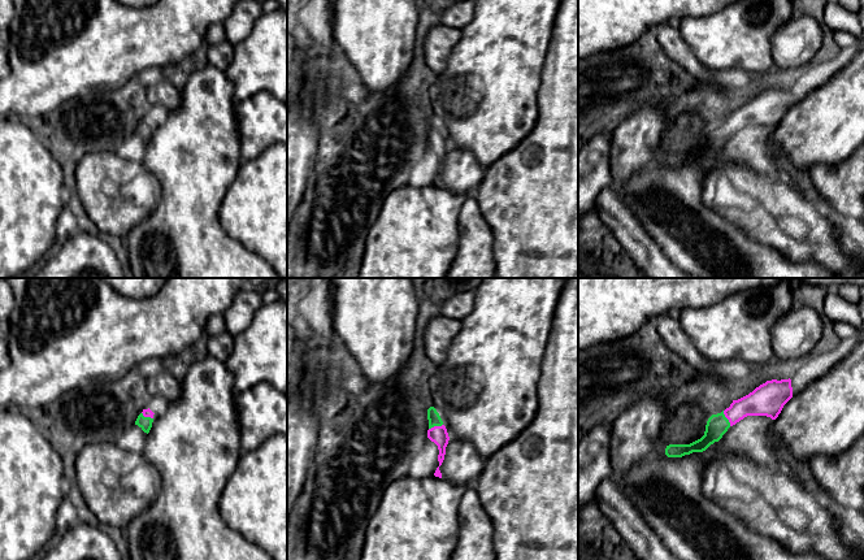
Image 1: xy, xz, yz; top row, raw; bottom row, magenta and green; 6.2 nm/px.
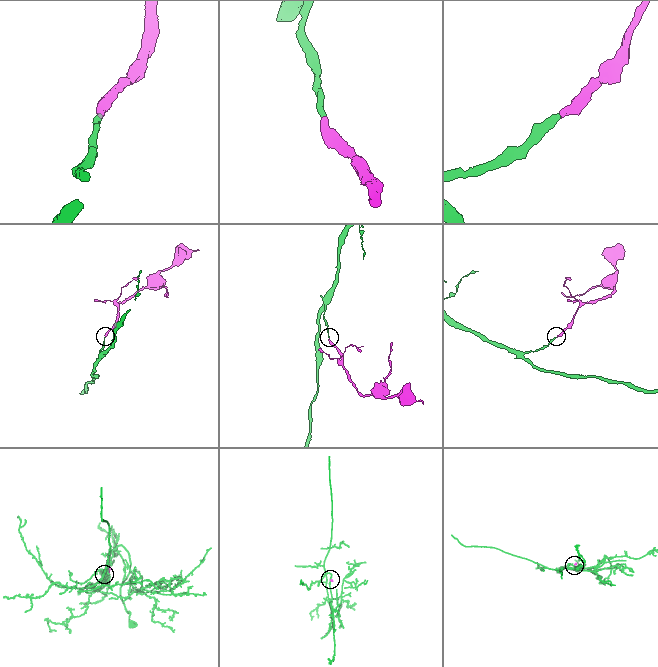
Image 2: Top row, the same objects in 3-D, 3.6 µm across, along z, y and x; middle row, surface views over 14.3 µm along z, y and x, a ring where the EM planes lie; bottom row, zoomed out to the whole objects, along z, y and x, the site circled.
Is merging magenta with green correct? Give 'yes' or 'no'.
yes

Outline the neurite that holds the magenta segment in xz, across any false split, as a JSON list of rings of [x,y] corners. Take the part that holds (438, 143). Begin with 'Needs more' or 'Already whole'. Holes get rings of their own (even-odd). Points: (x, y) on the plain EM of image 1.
Needs more. [[[430,116],[427,118],[427,129],[429,129],[427,147],[438,155],[439,159],[438,170],[440,175],[444,169],[446,156],[448,153],[450,146],[439,122],[434,116]]]

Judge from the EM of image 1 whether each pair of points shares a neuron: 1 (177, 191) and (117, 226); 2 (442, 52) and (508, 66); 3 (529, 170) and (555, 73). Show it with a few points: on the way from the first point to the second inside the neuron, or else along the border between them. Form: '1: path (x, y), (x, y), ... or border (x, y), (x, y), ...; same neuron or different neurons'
1: border (147, 170), (159, 183), (161, 191), (159, 199); different neurons
2: border (461, 30), (448, 64), (437, 73); different neurons
3: path (552, 146), (555, 143), (555, 98); same neuron

